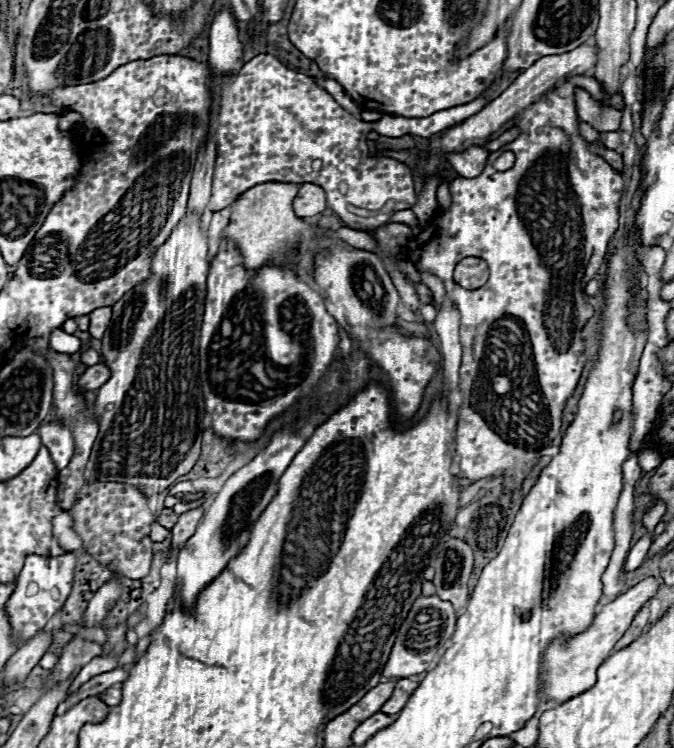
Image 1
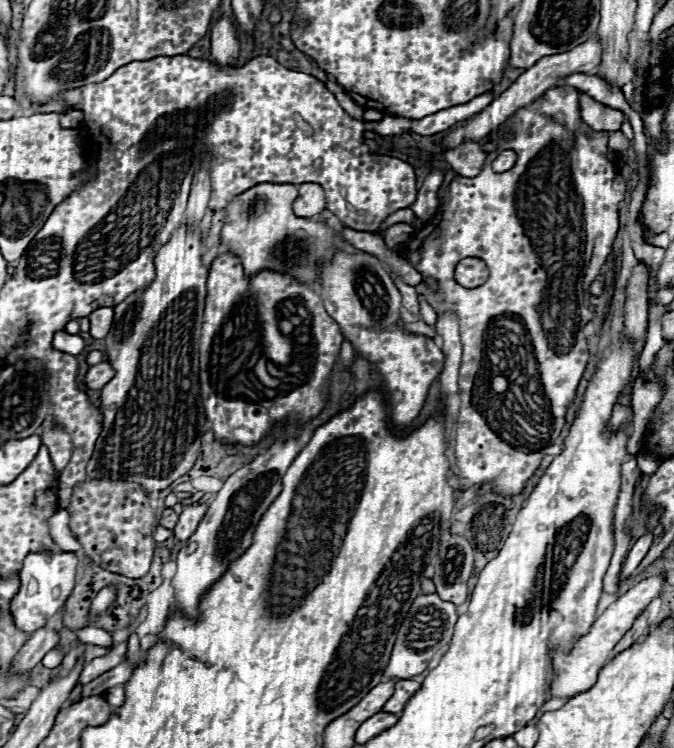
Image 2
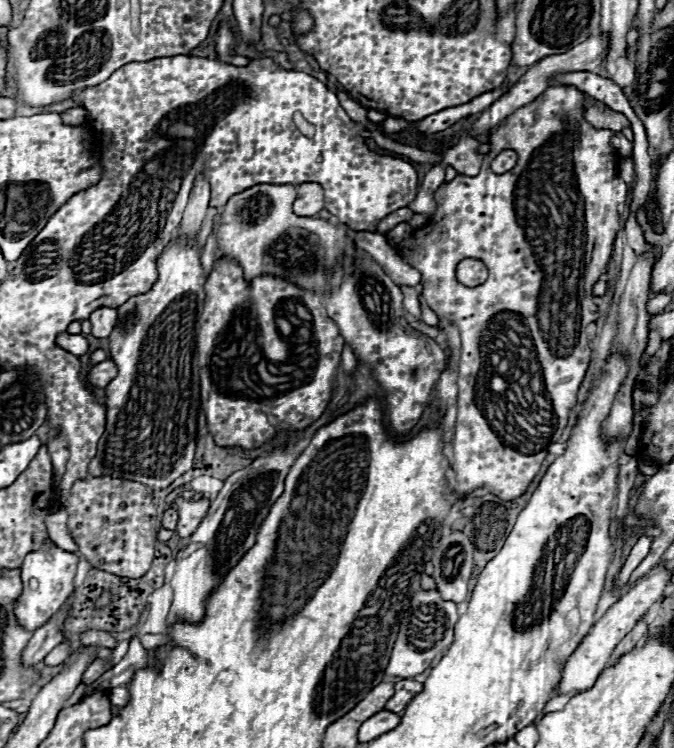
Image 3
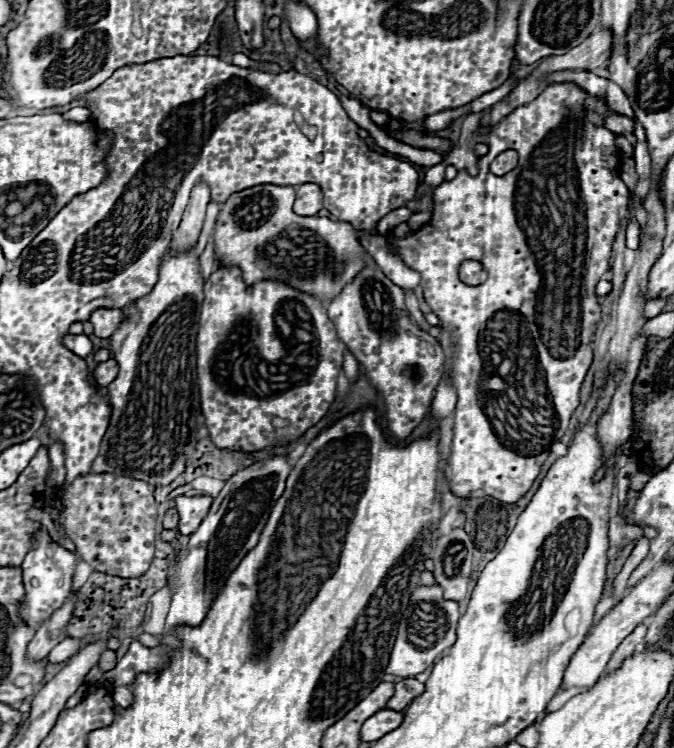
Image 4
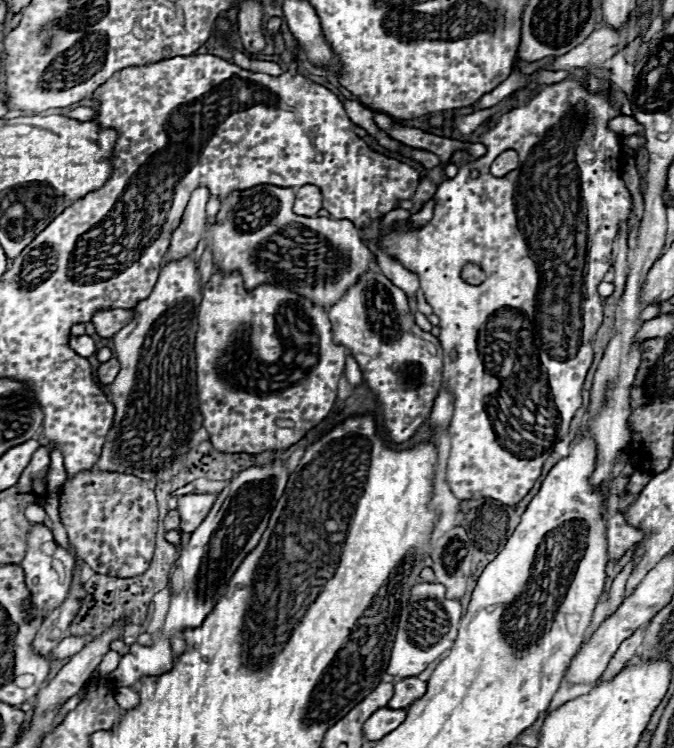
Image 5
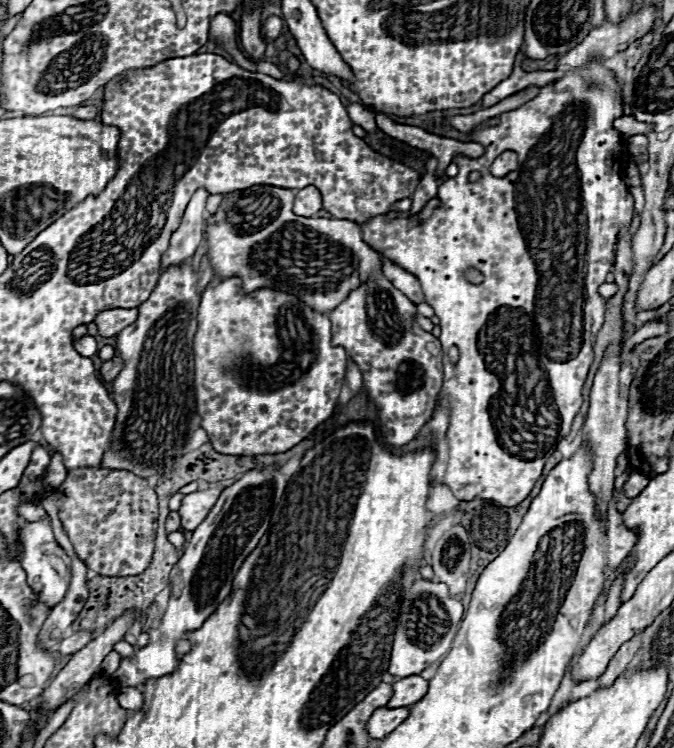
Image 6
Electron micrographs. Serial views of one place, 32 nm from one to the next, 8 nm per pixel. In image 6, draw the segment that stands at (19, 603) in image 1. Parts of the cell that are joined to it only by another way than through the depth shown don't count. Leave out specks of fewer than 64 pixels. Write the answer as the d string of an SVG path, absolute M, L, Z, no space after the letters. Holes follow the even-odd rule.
M44 514L42 520L36 522L26 522L24 528L20 530L20 538L24 544L24 552L22 552L22 568L28 574L28 584L40 592L40 598L48 604L48 606L56 606L70 584L70 558L64 554L64 550L60 548L60 544L56 542L54 534L52 534L52 524L50 524L50 516Z

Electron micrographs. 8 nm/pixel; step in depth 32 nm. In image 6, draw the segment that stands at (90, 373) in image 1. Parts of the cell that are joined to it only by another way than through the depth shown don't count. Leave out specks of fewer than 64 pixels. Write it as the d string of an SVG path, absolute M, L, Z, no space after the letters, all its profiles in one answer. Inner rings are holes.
M114 356L112 360L108 360L108 362L102 364L102 368L100 368L100 376L102 376L104 382L110 382L110 380L114 380L114 378L120 374L122 368L124 368L124 364L122 364L120 356Z

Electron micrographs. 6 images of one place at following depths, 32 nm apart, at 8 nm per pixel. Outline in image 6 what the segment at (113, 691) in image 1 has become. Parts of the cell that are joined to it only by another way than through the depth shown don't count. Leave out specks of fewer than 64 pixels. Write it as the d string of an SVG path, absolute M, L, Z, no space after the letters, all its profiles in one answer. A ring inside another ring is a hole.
M120 688L120 694L118 694L118 702L122 708L128 708L128 710L140 710L142 704L144 704L144 698L142 698L142 690L140 688Z

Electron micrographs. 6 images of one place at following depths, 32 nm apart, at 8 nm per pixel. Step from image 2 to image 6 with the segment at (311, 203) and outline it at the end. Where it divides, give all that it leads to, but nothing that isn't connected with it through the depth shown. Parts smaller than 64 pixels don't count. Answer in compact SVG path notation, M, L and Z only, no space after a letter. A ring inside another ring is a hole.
M306 186L296 192L294 200L294 214L298 216L314 216L322 210L322 196L314 186Z

